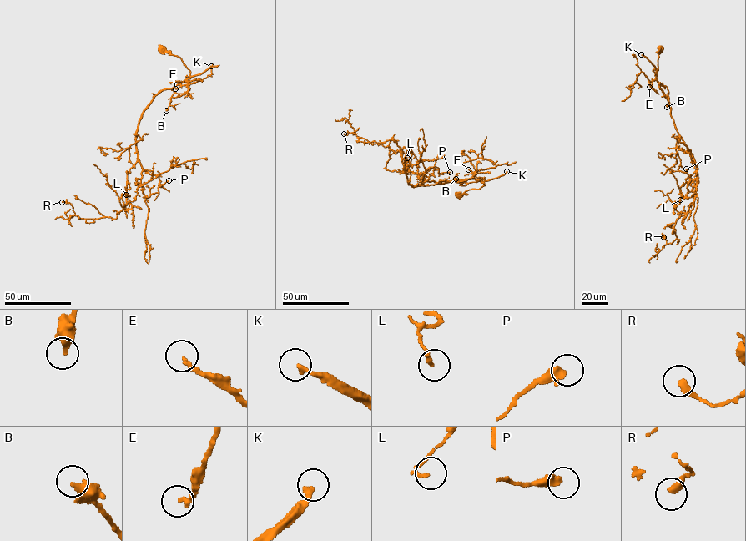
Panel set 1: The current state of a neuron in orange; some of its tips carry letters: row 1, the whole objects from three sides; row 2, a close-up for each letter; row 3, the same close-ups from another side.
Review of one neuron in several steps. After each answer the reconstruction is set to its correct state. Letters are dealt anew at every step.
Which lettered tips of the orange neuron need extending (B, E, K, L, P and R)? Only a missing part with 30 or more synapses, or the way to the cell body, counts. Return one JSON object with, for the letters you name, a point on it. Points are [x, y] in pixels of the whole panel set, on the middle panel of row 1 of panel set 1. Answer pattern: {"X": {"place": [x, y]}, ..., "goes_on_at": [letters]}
{"B": {"place": [456, 179]}, "E": {"place": [468, 169]}, "K": {"place": [506, 171]}, "goes_on_at": ["B", "E", "K"]}

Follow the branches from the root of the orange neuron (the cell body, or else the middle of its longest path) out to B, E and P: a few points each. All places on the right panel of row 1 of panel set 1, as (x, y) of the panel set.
B: (661, 49), (656, 52), (658, 55), (656, 76), (659, 84), (667, 88), (667, 107)
E: (661, 49), (656, 52), (658, 55), (657, 75), (649, 87)
P: (661, 49), (656, 52), (657, 79), (676, 129), (696, 164), (695, 191), (687, 188), (690, 178), (686, 169)

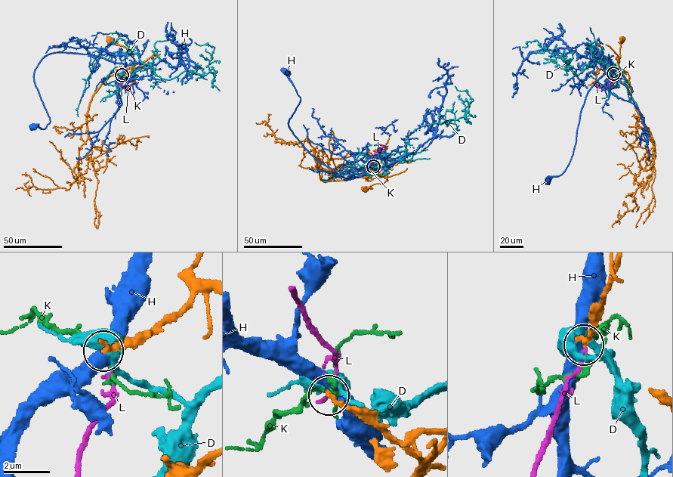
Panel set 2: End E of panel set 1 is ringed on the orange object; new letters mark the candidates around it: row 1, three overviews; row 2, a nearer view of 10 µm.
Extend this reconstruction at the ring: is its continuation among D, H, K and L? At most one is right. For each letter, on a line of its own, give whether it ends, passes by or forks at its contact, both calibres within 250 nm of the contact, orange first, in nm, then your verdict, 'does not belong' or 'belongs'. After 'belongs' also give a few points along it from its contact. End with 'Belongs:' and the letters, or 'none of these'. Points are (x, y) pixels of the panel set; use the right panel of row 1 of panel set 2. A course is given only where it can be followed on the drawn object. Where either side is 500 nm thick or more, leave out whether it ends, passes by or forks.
D: 200 nm thick on the orange side, 600 nm on the other; does not belong
H: 280 nm thick on the orange side, 550 nm on the other; does not belong
K: it passes by; 240 nm thick on the orange side, 180 nm on the other; does not belong
L: it ends there; 240 nm thick on the orange side, 200 nm on the other; does not belong
Belongs: none of these

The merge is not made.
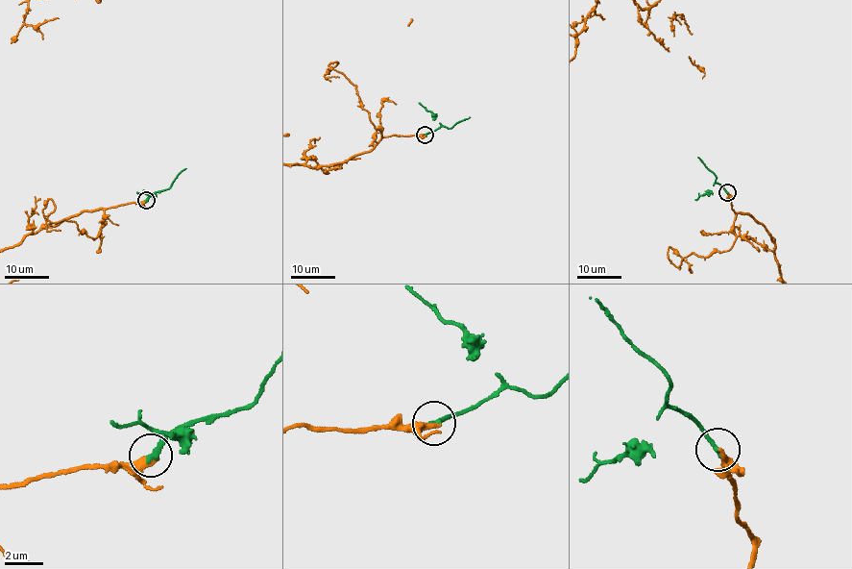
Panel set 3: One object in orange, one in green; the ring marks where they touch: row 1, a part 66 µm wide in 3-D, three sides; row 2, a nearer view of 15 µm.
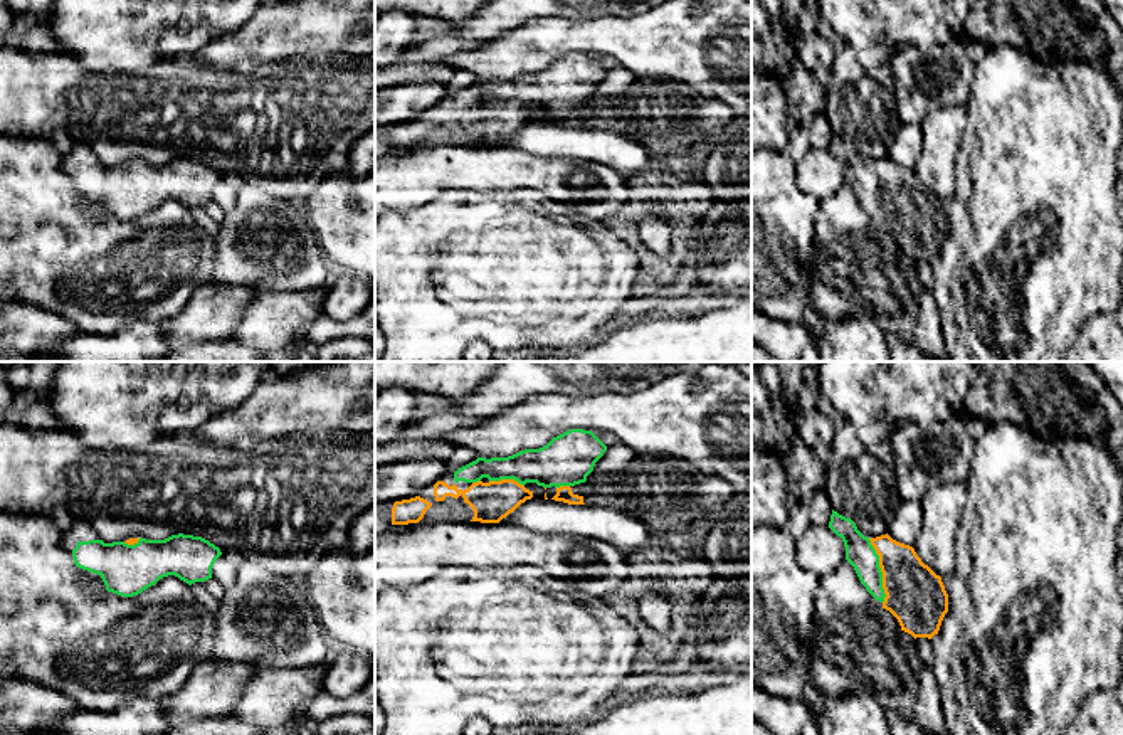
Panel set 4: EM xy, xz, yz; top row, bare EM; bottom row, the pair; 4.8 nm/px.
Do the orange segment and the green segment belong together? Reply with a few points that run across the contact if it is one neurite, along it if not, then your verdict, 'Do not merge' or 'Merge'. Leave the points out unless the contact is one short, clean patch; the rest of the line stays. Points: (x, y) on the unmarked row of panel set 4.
Merge

